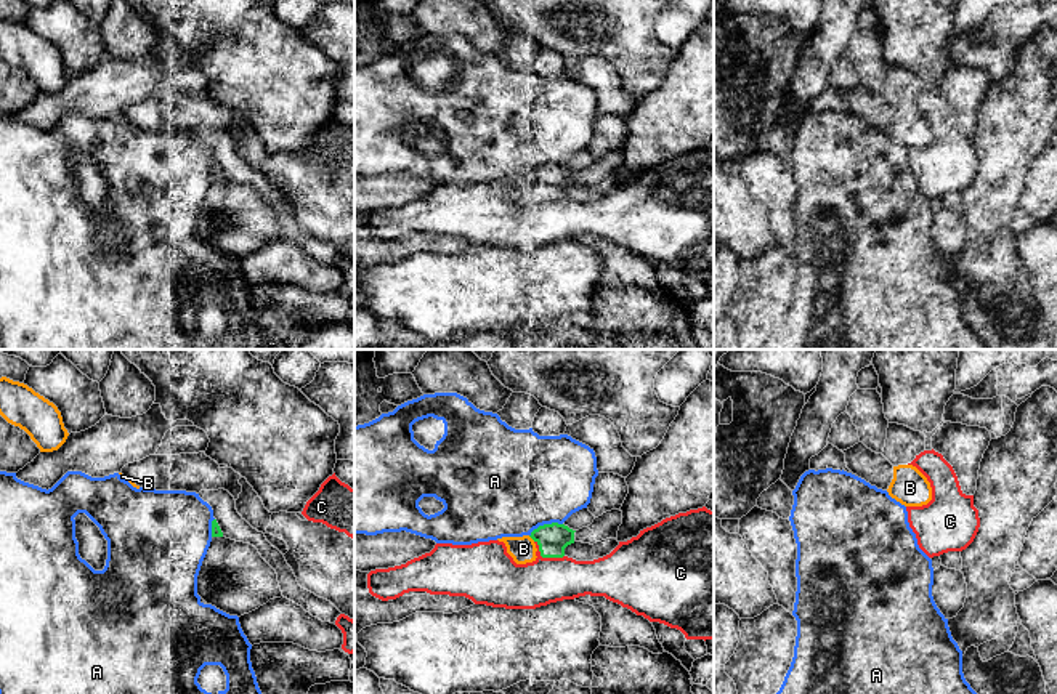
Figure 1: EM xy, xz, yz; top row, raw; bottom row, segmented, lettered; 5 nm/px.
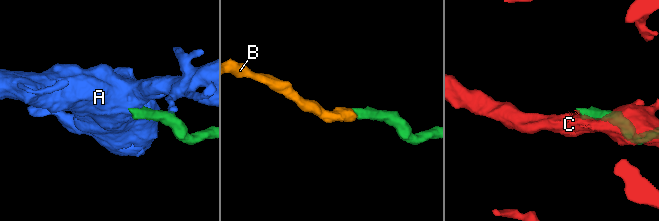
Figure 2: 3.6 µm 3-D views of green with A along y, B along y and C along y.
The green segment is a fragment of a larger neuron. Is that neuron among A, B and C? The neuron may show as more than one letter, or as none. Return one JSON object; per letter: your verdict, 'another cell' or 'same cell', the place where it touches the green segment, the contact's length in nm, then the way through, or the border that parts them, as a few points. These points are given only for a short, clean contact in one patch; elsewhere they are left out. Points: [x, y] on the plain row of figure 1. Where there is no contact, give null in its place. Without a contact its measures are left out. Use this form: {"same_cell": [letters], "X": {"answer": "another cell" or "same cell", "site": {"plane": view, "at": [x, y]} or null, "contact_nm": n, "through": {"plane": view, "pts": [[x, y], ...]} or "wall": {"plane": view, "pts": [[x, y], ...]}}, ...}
{"same_cell": ["B"], "A": {"answer": "another cell", "site": {"plane": "xz", "at": [544, 165]}, "contact_nm": 180}, "B": {"answer": "same cell", "site": {"plane": "xz", "at": [531, 178]}, "contact_nm": 50}, "C": {"answer": "another cell", "site": {"plane": "xz", "at": [546, 197]}, "contact_nm": 170}}

